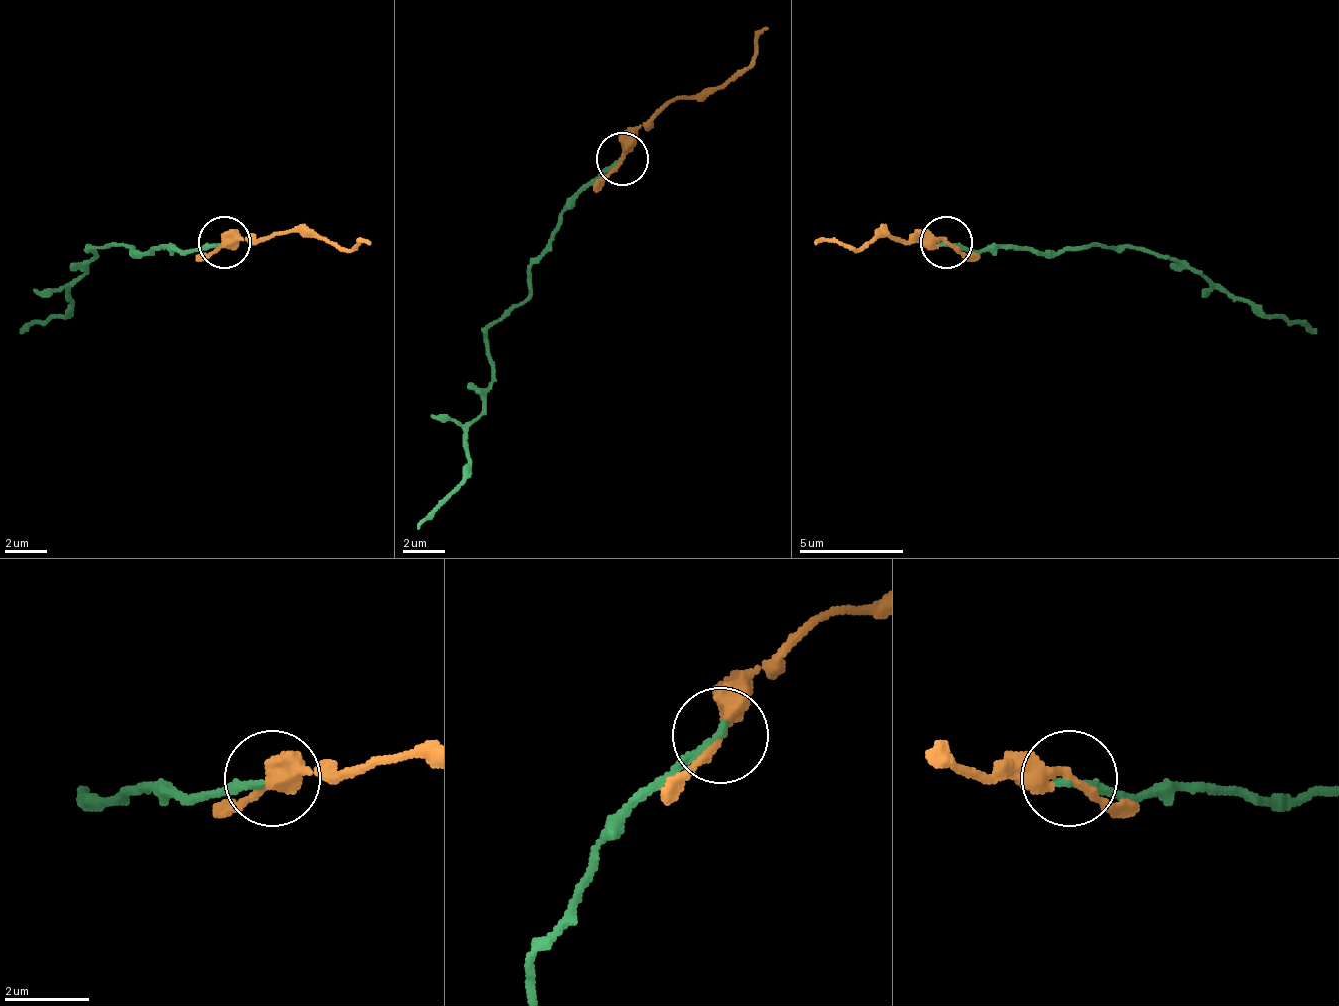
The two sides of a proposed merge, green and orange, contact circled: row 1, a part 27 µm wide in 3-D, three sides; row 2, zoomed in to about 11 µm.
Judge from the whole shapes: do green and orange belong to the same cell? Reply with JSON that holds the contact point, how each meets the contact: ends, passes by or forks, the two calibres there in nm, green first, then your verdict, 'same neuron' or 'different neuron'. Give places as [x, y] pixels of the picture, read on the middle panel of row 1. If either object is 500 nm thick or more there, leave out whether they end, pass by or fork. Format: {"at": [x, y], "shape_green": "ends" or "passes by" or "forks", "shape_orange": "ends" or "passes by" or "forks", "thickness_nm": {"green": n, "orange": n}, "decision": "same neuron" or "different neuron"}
{"at": [622, 159], "shape_green": "ends", "shape_orange": "passes by", "thickness_nm": {"green": 180, "orange": 280}, "decision": "same neuron"}

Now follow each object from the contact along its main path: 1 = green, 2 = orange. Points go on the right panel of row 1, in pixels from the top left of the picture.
1: (947, 243), (984, 249), (1119, 249), (1166, 254), (1203, 269), (1219, 285), (1266, 311), (1318, 332)
2: (947, 243), (890, 233), (879, 233), (859, 249), (817, 243)

